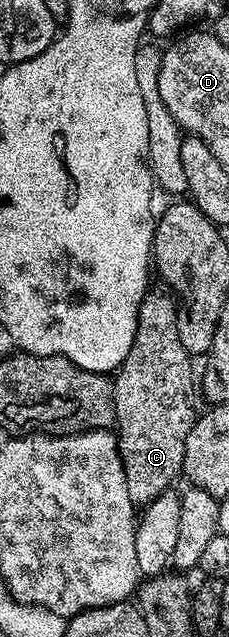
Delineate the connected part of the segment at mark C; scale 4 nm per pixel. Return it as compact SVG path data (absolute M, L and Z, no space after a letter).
M150 290L146 298L143 299L141 309L138 311L138 329L134 337L133 348L129 351L126 361L123 362L123 366L120 367L116 377L114 378L115 385L115 418L116 418L116 432L119 440L119 452L123 461L123 468L126 471L126 484L128 486L129 499L134 503L137 509L147 507L157 497L161 496L167 490L172 488L171 484L175 479L182 474L182 468L184 463L185 453L185 441L188 440L189 431L197 418L197 410L195 411L194 395L197 395L193 391L193 359L189 355L181 343L180 334L177 332L177 319L178 319L178 306L176 300L168 292Z

